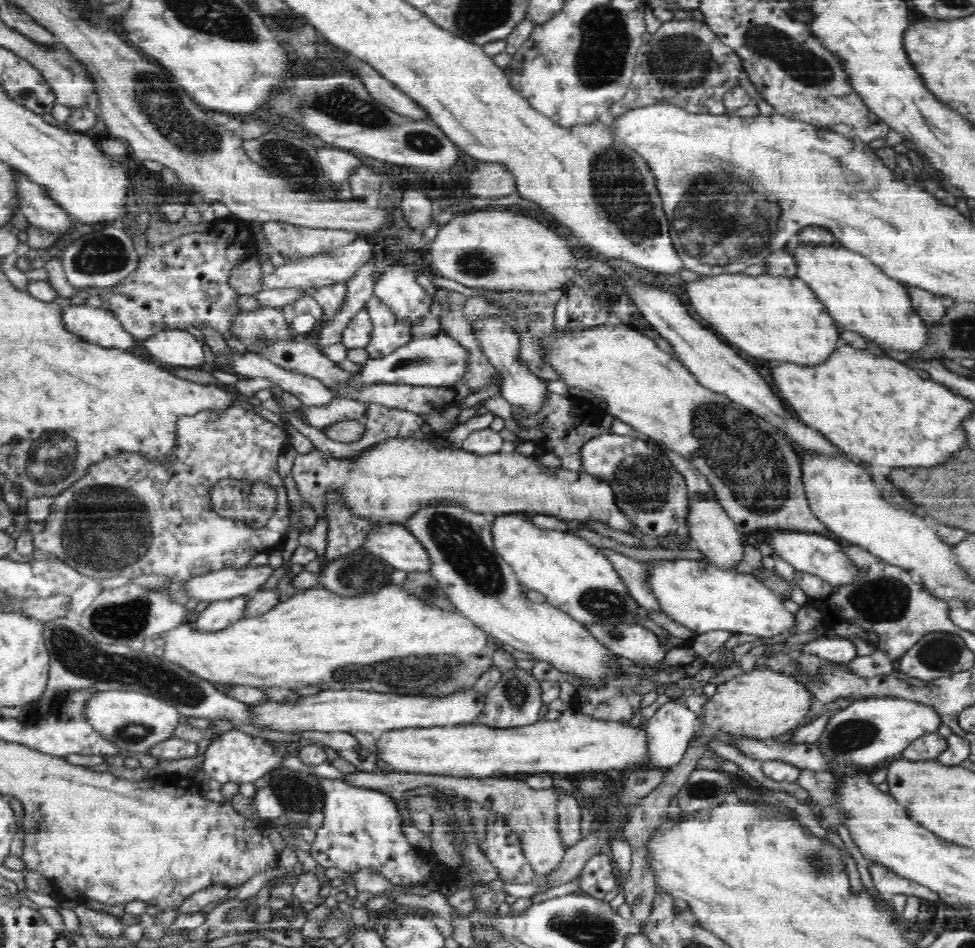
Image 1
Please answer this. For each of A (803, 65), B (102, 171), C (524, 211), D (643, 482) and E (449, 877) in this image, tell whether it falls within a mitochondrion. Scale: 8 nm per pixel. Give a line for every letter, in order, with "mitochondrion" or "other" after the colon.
A: mitochondrion
B: other
C: other
D: mitochondrion
E: other

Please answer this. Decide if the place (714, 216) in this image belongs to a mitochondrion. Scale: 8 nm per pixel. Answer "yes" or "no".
yes

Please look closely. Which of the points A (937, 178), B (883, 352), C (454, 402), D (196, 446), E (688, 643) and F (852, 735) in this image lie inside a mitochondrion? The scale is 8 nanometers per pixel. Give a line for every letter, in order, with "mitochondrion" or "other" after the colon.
A: other
B: other
C: other
D: other
E: other
F: mitochondrion

